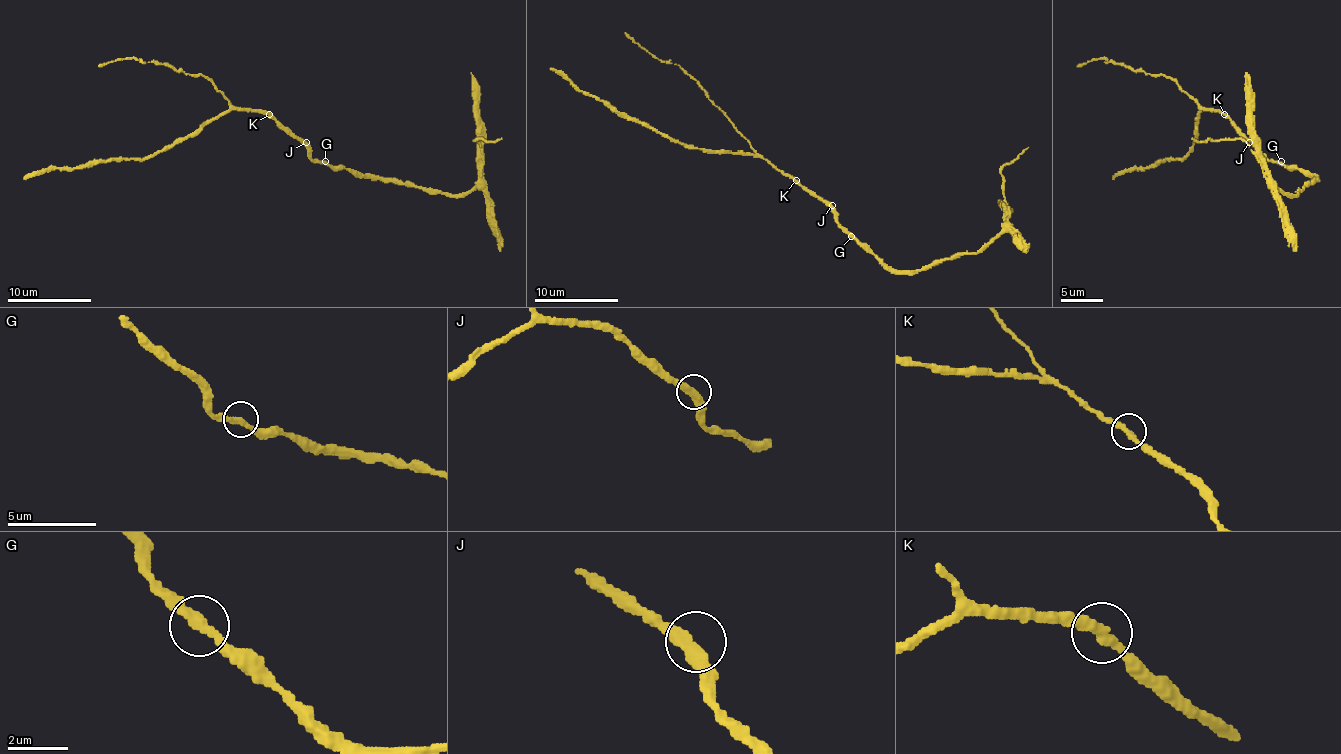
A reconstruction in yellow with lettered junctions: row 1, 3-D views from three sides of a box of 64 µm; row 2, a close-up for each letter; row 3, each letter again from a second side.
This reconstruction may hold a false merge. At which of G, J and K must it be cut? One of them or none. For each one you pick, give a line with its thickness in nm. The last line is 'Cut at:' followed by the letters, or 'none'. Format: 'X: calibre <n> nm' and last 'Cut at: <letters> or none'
Cut at: none

